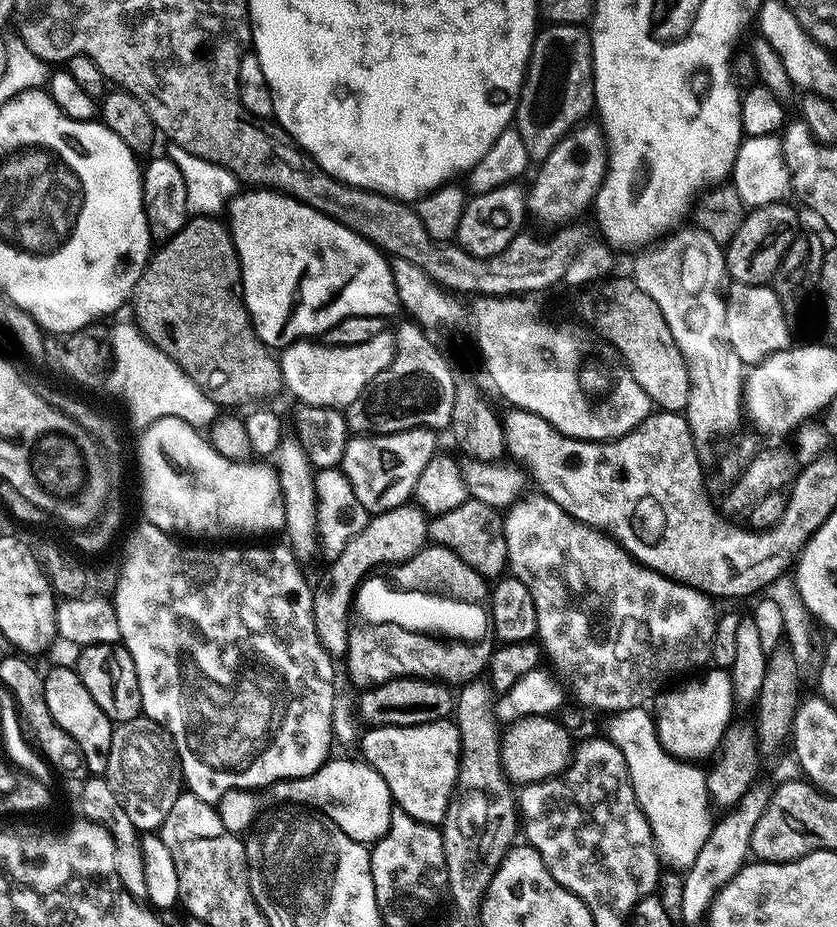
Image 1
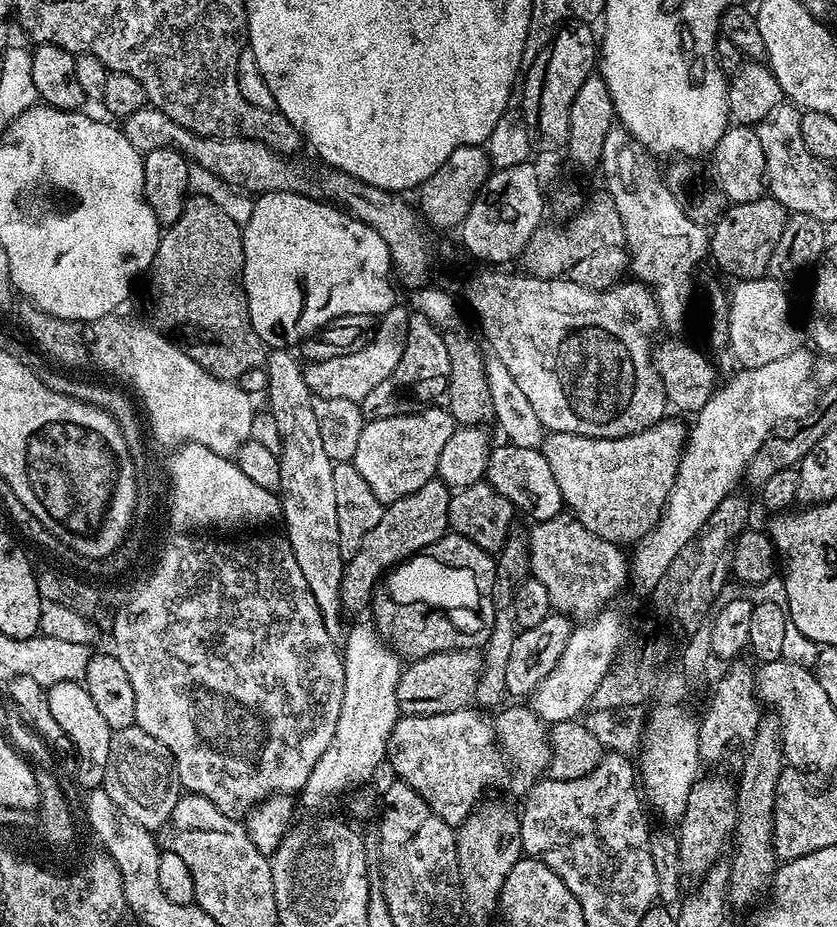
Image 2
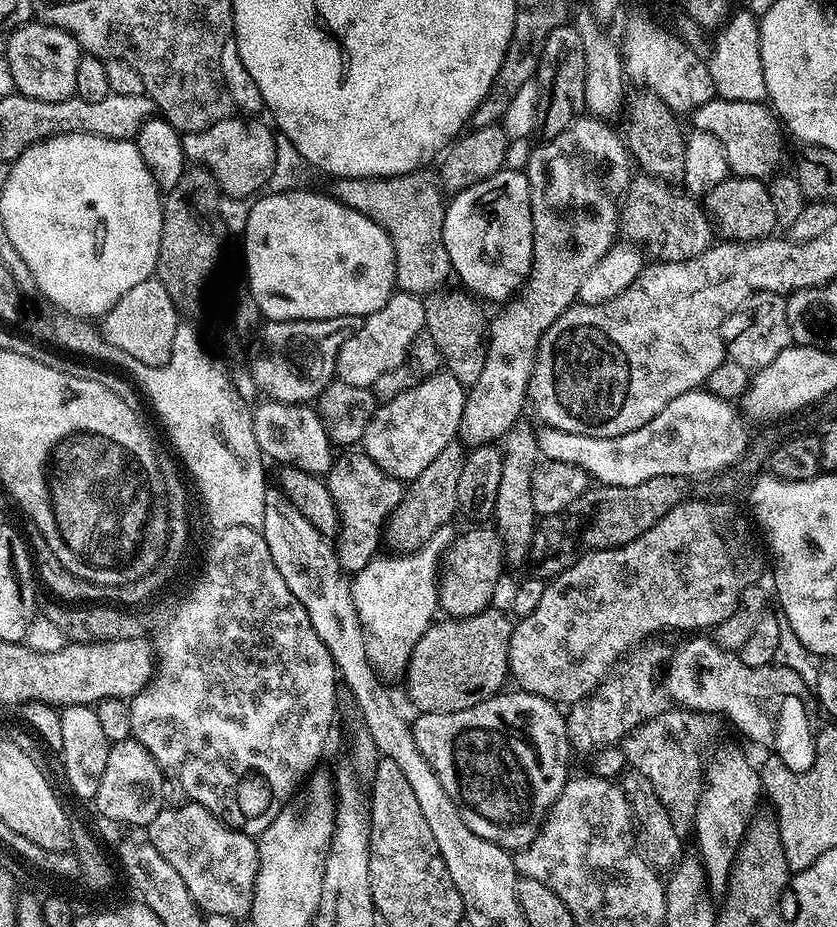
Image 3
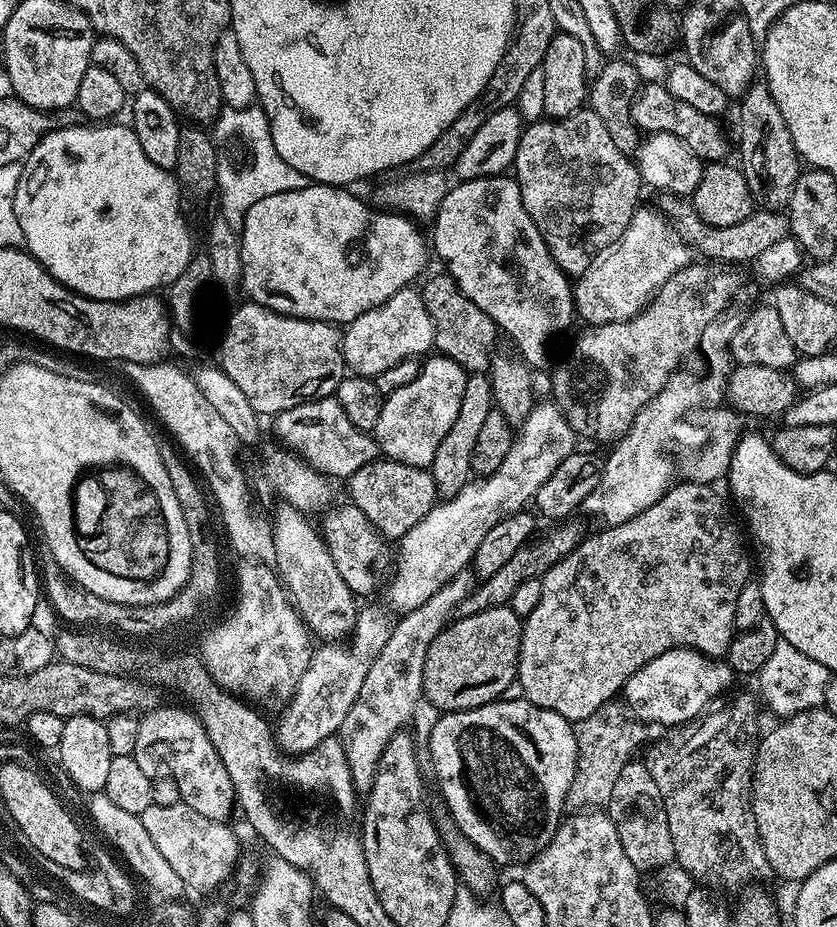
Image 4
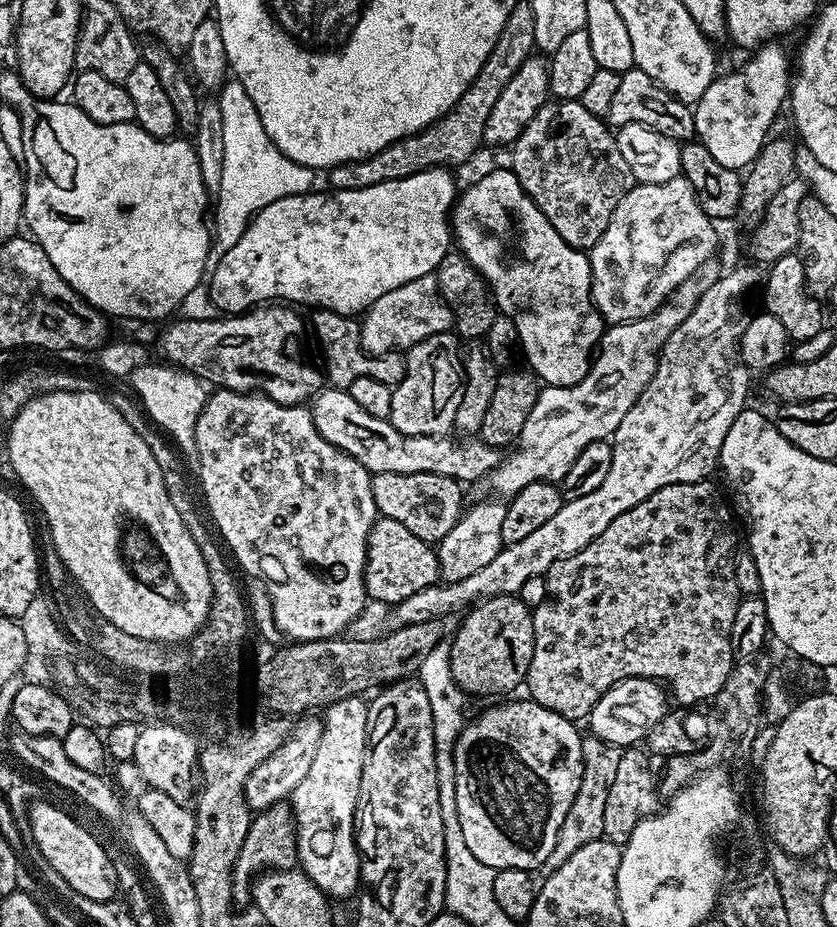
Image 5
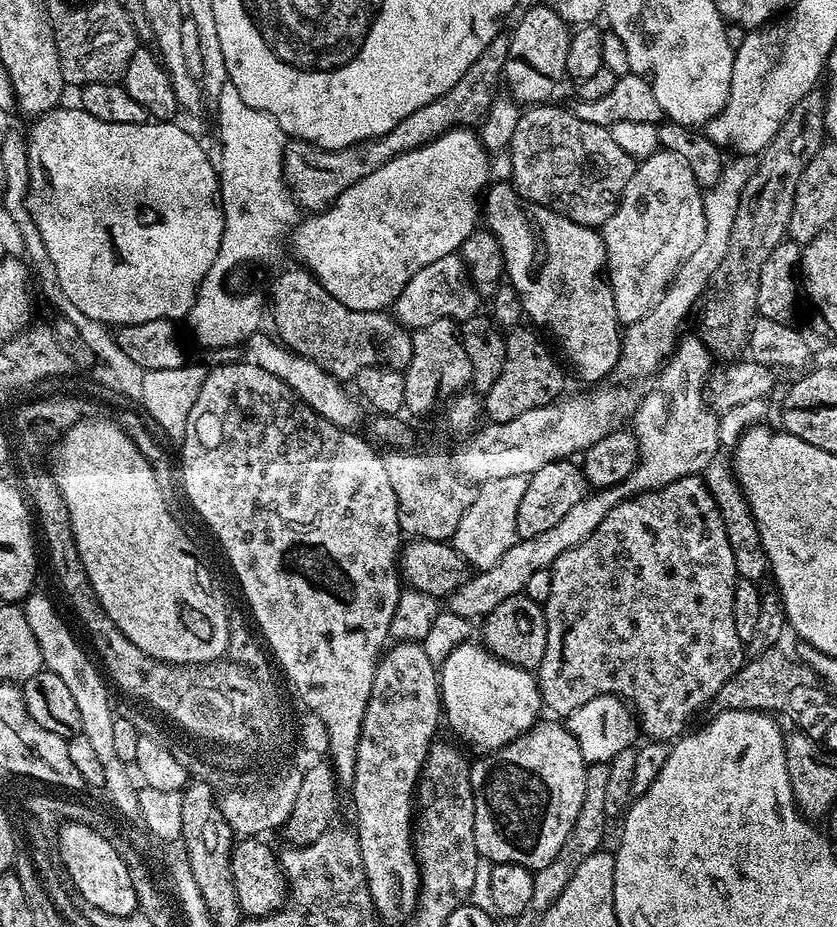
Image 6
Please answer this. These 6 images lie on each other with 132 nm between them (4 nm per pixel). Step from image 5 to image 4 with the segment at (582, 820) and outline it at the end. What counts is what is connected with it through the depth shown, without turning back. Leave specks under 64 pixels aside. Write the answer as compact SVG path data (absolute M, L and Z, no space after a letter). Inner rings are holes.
M607 707L599 708L595 716L575 723L573 732L576 742L574 779L567 790L565 809L570 812L591 811L607 807L619 773L633 759L632 752L643 742L645 727L632 724L597 724L606 722L610 716Z

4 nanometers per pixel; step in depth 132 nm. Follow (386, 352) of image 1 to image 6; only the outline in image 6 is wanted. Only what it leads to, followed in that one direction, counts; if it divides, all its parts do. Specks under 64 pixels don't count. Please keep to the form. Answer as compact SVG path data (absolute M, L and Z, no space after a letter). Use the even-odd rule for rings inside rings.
M459 254L443 256L438 262L430 262L410 278L410 282L398 294L394 305L394 319L397 324L408 330L425 328L430 322L447 320L449 318L463 322L477 315L476 308L482 304L482 298L468 277L468 268Z

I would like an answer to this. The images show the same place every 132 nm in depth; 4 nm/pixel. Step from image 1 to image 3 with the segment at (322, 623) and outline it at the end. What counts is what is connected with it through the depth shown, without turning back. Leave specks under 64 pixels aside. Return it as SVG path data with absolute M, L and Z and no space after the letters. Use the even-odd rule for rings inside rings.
M453 442L407 485L400 504L392 511L382 532L383 543L388 543L393 553L411 554L419 552L424 544L451 516L457 515L456 498L458 496L458 474L464 465L465 451L459 443Z

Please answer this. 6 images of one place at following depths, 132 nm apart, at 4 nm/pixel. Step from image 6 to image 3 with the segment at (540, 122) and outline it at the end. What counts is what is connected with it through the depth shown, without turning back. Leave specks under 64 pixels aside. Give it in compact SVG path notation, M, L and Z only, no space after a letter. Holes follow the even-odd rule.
M578 118L566 130L562 130L562 134L558 134L552 140L544 140L541 148L536 148L532 152L532 157L528 160L528 168L526 167L526 175L528 177L528 185L530 186L530 210L532 211L532 268L529 269L526 279L523 281L522 287L519 289L520 297L517 300L509 299L503 305L504 312L500 312L496 317L491 317L490 327L486 332L486 343L488 345L488 353L486 354L486 362L482 366L482 375L478 377L478 382L474 382L467 389L464 398L464 409L462 410L462 418L460 419L460 431L458 440L461 445L467 446L469 449L483 448L485 446L495 445L497 442L503 441L513 428L517 427L520 411L526 408L526 393L528 391L528 380L532 376L533 353L536 351L538 337L544 333L549 326L560 317L565 309L572 306L581 295L584 287L584 278L588 269L597 264L610 249L614 247L615 236L618 236L618 204L612 199L621 195L622 189L628 184L630 172L628 172L629 155L626 153L625 143L616 137L615 132L605 121L599 118Z

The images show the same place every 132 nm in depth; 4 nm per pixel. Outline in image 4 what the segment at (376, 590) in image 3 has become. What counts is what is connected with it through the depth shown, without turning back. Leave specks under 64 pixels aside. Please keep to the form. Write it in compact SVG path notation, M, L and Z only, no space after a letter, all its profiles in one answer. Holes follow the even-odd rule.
M555 402L548 404L537 403L532 413L524 420L524 425L518 430L518 435L513 439L510 446L510 454L506 454L506 462L498 470L494 470L483 478L470 482L458 494L450 500L437 503L435 508L429 510L426 518L414 526L414 530L406 530L404 537L398 541L398 555L394 560L394 575L387 585L388 600L397 608L397 613L405 614L412 612L424 602L430 602L446 582L450 582L459 572L465 571L471 565L472 559L476 557L478 546L498 522L505 520L507 516L521 511L524 504L535 497L537 490L558 470L558 466L571 452L577 451L578 433L566 422L566 418L560 413L560 408Z

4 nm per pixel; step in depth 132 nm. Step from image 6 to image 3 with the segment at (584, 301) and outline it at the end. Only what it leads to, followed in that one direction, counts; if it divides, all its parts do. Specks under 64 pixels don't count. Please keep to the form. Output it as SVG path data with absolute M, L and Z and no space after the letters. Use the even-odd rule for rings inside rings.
M508 166L453 195L444 210L444 245L451 267L466 280L469 291L503 301L532 268L532 211L527 175Z

